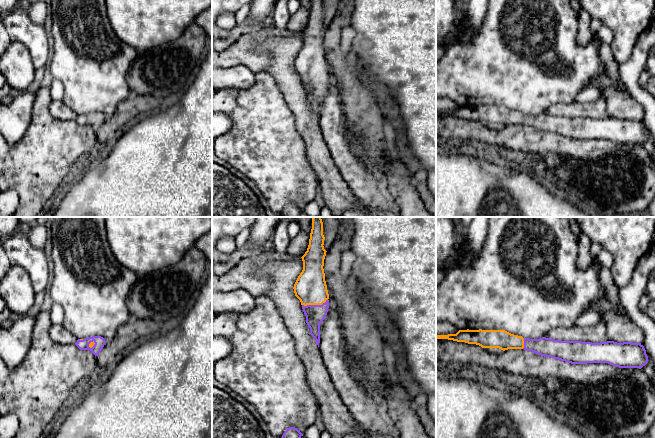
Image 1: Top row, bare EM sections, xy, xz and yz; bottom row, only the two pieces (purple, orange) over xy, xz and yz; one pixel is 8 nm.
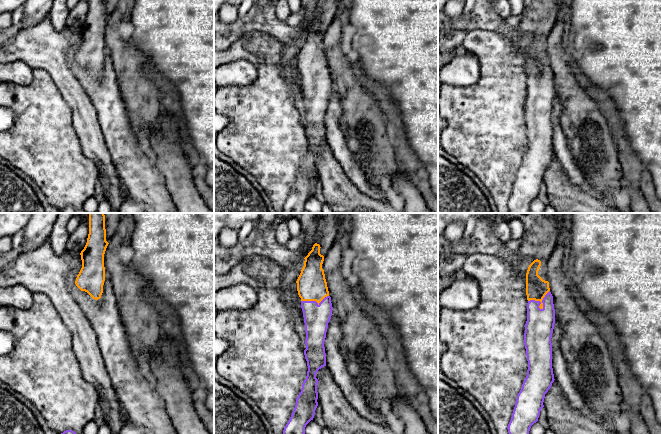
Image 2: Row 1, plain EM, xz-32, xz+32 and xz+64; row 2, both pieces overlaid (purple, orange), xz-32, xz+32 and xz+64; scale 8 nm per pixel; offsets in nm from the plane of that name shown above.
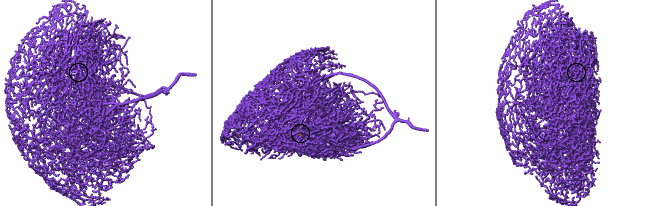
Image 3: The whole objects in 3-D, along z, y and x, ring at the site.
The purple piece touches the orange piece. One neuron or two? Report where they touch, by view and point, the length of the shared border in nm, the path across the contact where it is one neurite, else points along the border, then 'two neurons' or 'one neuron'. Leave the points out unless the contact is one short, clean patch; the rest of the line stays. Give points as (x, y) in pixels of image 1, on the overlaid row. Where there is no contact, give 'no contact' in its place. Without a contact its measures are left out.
meets purple in xz at (314, 305); contact 220 nm long; runs through xz (315, 314), (314, 305), (314, 296), (310, 288); one neuron

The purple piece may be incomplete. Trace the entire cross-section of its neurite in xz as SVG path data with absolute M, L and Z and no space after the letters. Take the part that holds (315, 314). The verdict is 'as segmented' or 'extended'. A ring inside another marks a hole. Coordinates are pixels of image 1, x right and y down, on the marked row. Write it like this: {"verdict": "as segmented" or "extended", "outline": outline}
{"verdict": "extended", "outline": "M321 217L312 218L309 245L301 257L303 270L294 284L295 296L300 300L310 334L320 343L320 323L325 319L329 308L329 294L325 281L323 222Z"}

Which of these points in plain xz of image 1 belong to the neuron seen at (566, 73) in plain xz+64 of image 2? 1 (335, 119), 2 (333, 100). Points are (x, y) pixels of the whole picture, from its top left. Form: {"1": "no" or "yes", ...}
{"1": "no", "2": "no"}

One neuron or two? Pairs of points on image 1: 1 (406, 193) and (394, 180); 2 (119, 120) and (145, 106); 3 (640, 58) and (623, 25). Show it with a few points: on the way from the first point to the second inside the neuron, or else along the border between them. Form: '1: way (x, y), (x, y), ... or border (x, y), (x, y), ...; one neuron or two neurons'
1: way (403, 190), (397, 183); one neuron
2: way (125, 114), (132, 107), (139, 106); one neuron
3: border (644, 29), (638, 37), (631, 55), (620, 64); two neurons

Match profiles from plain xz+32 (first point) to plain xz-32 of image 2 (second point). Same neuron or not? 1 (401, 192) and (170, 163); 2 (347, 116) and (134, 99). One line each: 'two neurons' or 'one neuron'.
1: one neuron
2: one neuron

